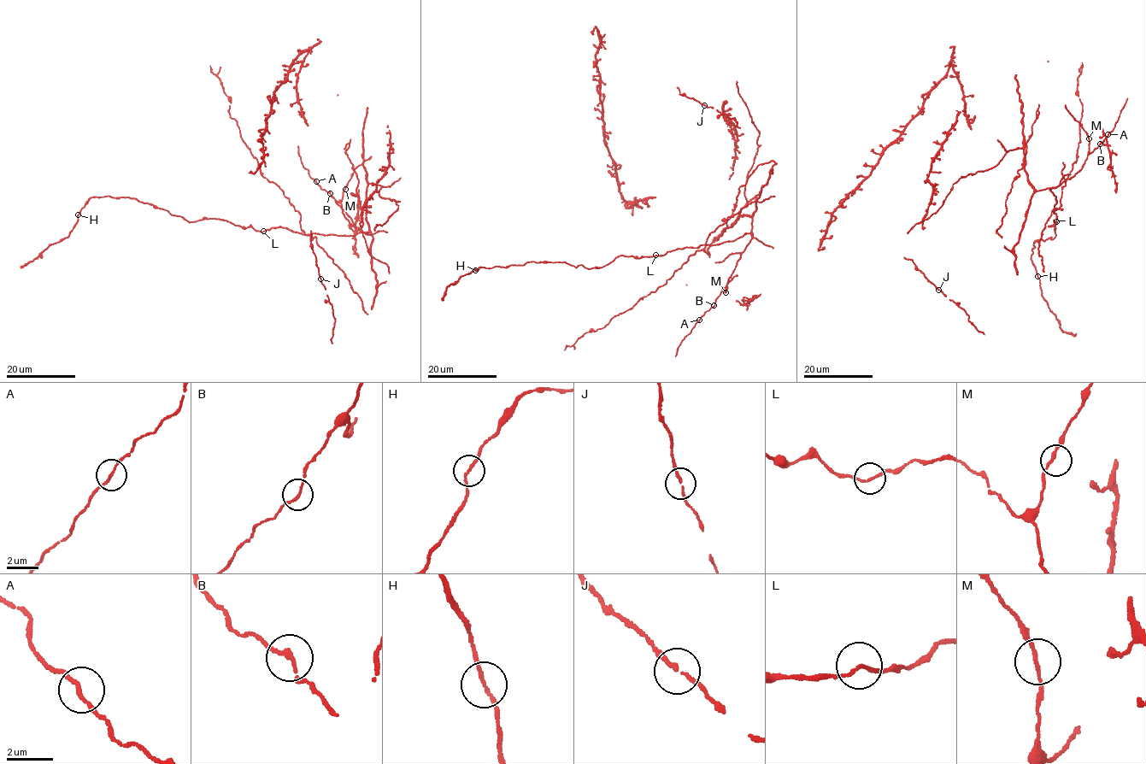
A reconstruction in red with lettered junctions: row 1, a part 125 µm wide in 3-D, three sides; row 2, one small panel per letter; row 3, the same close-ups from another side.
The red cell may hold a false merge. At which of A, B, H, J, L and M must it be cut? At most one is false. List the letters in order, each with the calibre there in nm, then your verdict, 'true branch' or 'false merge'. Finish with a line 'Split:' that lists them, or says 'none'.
A: calibre 150 nm; true branch
B: calibre 170 nm; true branch
H: calibre 150 nm; true branch
J: calibre 150 nm; true branch
L: calibre 140 nm; true branch
M: calibre 150 nm; true branch
Split: none

